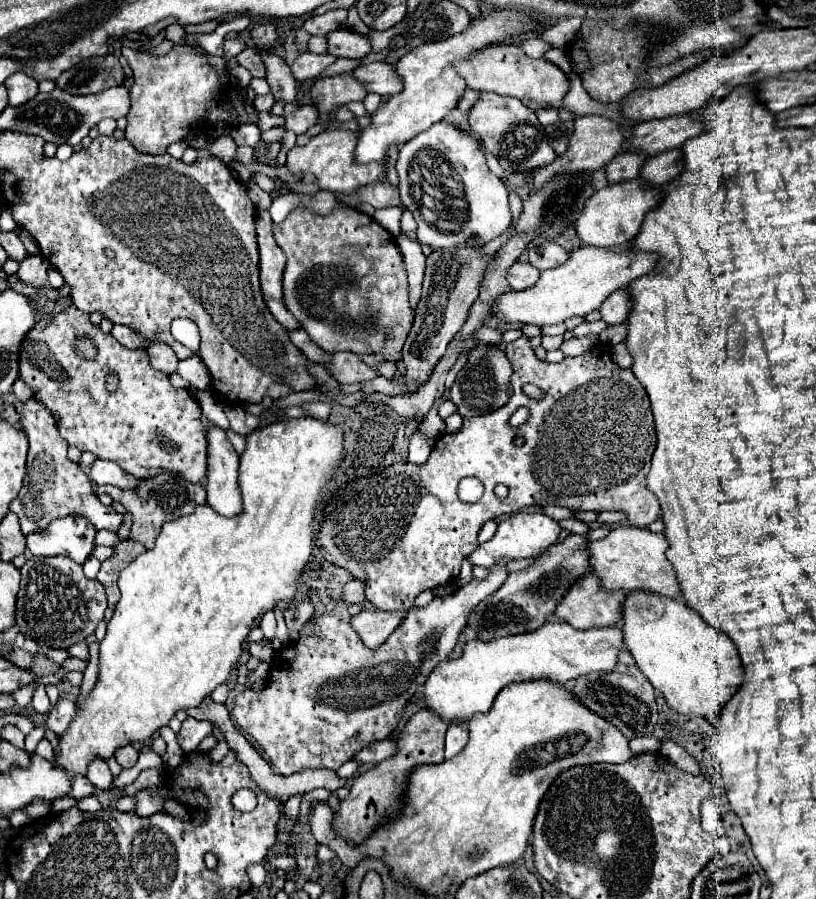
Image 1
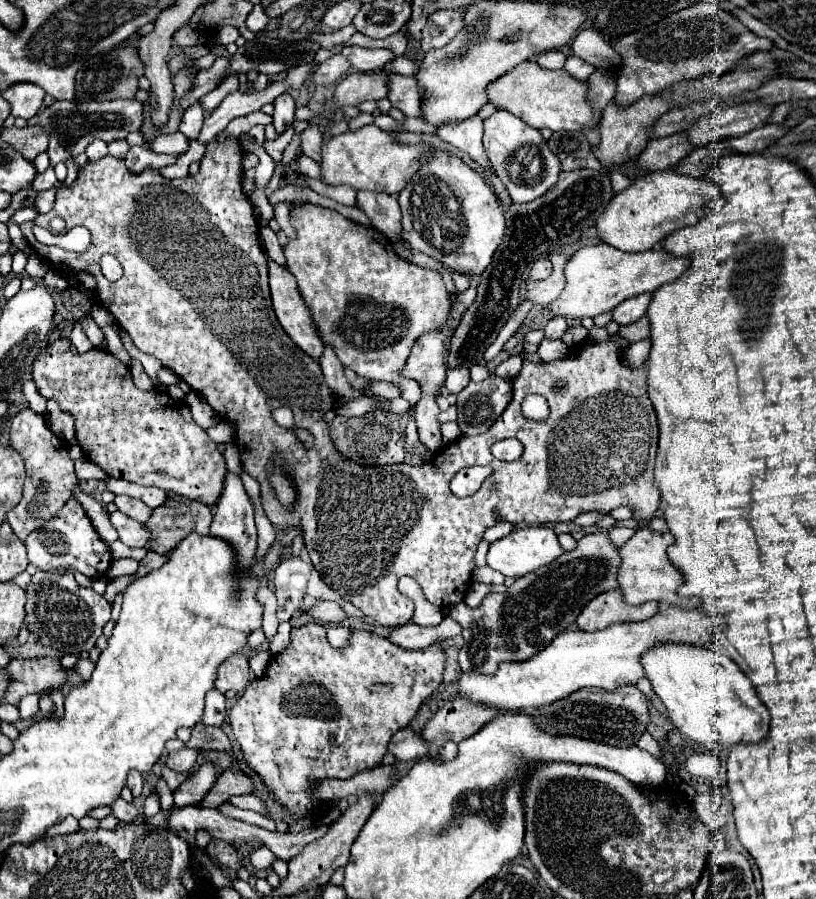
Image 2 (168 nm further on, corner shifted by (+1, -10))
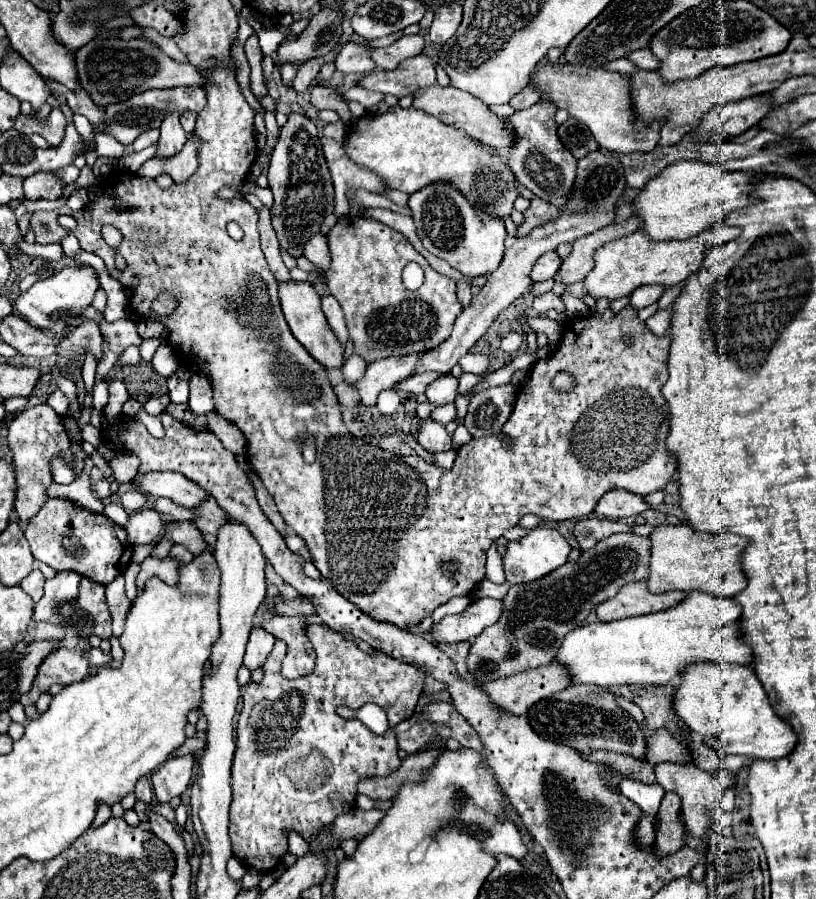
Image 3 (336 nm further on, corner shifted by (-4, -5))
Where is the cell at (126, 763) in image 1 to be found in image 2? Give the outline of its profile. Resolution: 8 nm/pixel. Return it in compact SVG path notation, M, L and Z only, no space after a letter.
M131 770L131 772L129 772L129 776L127 776L127 786L131 788L133 796L139 796L139 794L141 794L141 784L143 784L141 774L139 774L137 770Z

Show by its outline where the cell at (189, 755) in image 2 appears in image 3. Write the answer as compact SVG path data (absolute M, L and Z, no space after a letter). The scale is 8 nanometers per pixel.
M194 755L170 757L160 769L152 773L152 787L160 803L168 803L170 799L180 797L186 791L192 781L194 763Z

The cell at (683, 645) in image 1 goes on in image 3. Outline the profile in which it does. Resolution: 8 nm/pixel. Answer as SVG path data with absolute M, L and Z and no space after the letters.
M690 665L690 669L684 669L682 681L676 687L674 709L690 731L700 733L708 747L724 755L782 759L796 747L796 731L772 709L754 669L746 665Z

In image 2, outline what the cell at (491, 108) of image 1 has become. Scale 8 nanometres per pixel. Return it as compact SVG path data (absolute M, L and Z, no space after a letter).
M497 110L485 120L485 136L483 146L495 168L501 182L507 186L513 202L531 202L543 196L555 182L561 172L559 160L549 150L539 130L531 130L521 118L507 110Z

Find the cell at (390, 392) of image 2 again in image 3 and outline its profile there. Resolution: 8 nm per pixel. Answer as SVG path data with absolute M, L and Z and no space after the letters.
M428 371L428 373L422 373L422 375L414 375L414 377L404 379L402 383L396 385L396 389L398 389L398 391L408 391L408 393L420 395L420 393L426 393L426 387L428 387L434 379L438 379L438 377L442 377L442 373Z

